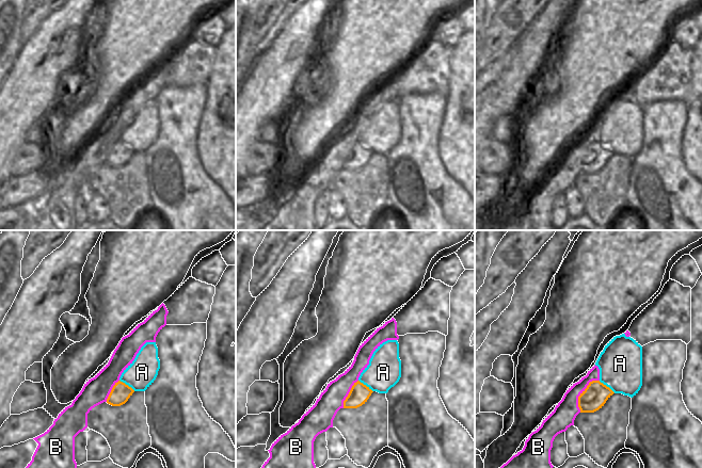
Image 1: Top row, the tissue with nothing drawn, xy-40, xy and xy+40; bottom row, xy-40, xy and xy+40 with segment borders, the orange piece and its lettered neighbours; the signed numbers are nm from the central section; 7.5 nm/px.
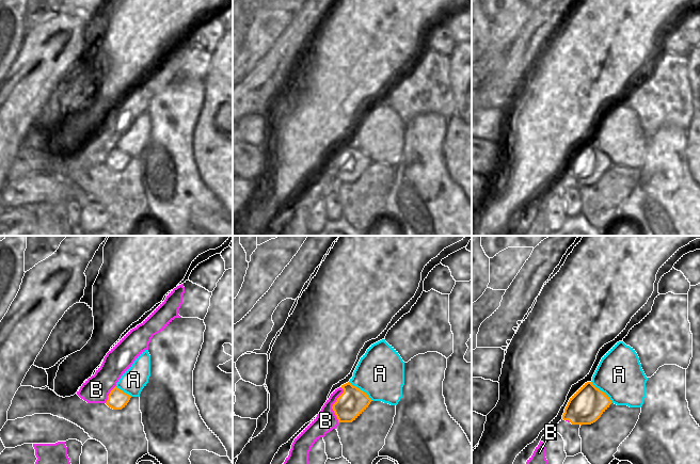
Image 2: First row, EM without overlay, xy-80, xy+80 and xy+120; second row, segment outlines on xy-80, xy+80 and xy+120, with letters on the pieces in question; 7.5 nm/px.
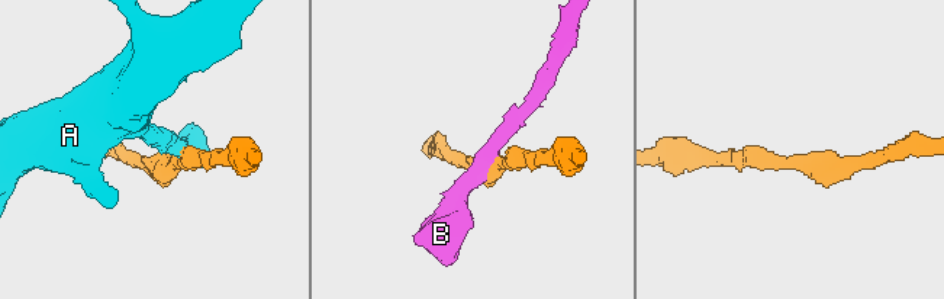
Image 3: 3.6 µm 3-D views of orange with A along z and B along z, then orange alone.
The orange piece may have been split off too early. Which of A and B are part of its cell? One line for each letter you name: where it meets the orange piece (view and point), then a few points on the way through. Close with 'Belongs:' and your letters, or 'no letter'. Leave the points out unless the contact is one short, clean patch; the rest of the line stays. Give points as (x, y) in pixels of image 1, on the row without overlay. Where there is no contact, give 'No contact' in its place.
Belongs: no letter

